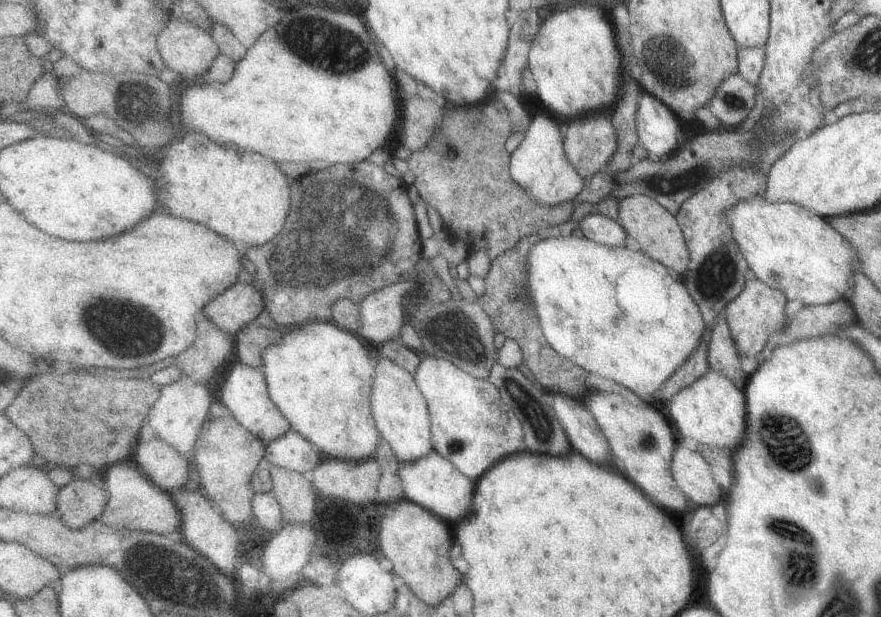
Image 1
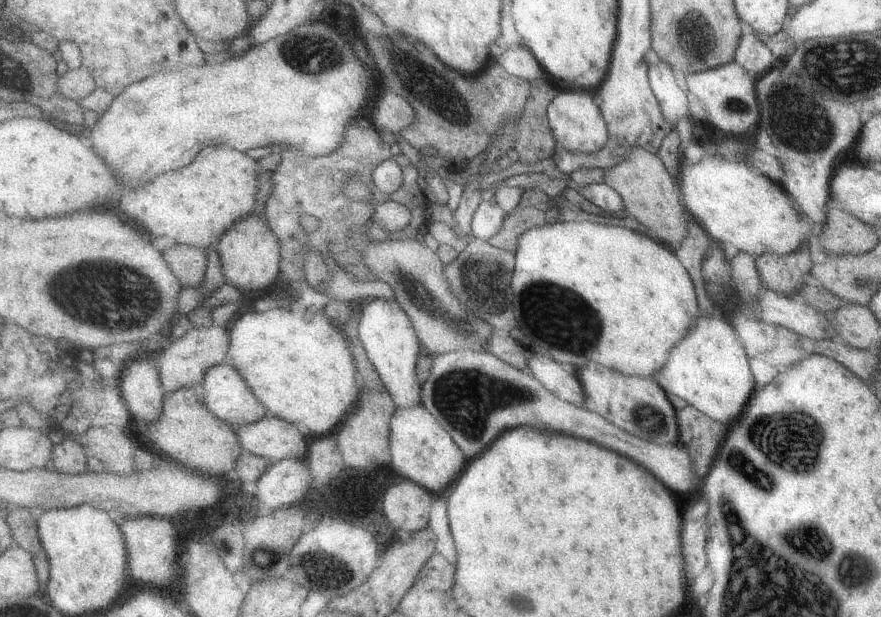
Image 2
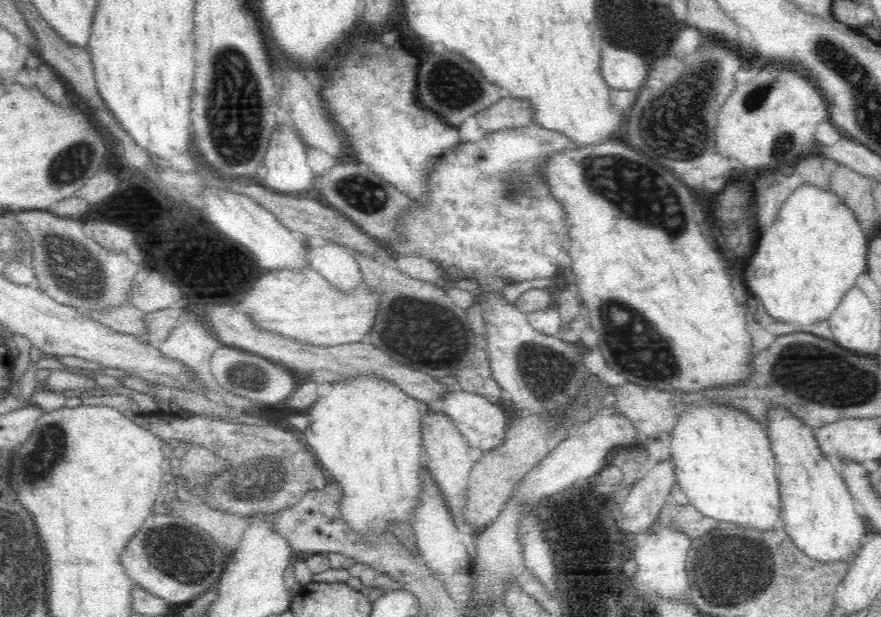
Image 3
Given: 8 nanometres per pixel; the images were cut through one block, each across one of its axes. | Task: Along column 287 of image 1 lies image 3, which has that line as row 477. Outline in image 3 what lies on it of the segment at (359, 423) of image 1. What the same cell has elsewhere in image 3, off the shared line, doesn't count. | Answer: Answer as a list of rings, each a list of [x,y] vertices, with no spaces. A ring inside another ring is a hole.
[[[378,374],[342,376],[340,382],[334,382],[332,386],[336,390],[328,396],[316,398],[316,402],[306,408],[304,414],[310,418],[310,426],[304,432],[304,440],[318,454],[320,466],[324,466],[344,490],[340,500],[342,518],[366,538],[370,530],[388,530],[386,522],[390,520],[406,520],[414,508],[418,496],[418,464],[424,458],[420,428],[422,414],[416,398],[408,396],[400,386]]]

